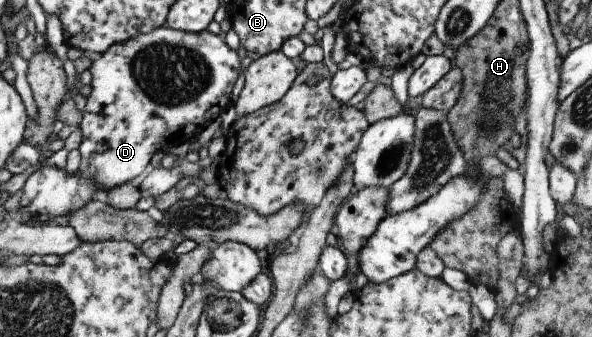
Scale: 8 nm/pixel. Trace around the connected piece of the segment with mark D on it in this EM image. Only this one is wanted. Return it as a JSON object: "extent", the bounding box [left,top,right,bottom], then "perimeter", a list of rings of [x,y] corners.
{"extent":[76,25,240,189],"perimeter":[[[163,25],[109,46],[88,68],[91,91],[78,125],[82,137],[77,148],[81,158],[76,170],[79,177],[93,181],[97,189],[113,189],[141,175],[153,153],[195,139],[209,121],[233,104],[231,89],[239,83],[240,69],[235,50],[207,29],[191,33]]]}

